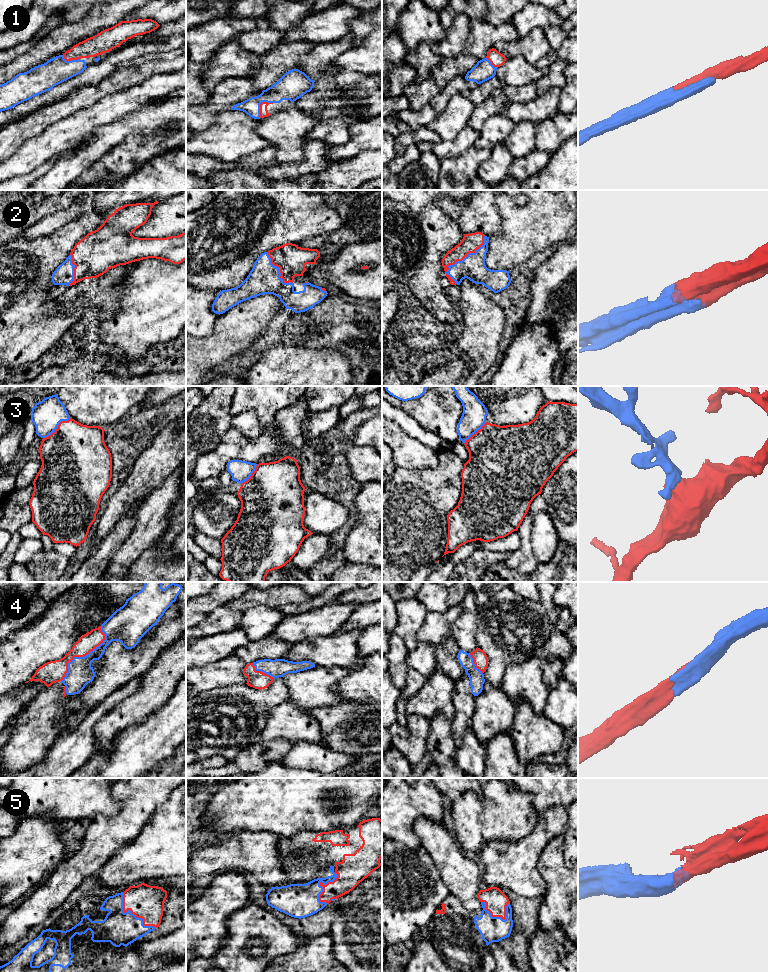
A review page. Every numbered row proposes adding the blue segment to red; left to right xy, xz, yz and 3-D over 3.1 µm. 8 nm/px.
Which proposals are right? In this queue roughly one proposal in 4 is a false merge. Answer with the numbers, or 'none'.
1, 2, 3, 4, 5

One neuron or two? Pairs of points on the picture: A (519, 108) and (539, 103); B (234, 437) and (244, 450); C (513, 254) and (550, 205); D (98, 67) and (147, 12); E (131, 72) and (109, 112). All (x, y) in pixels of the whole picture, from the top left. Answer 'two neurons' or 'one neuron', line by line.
A: one neuron
B: one neuron
C: one neuron
D: two neurons
E: two neurons

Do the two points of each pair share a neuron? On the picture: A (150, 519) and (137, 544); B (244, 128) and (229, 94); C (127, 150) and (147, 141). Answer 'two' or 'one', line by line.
A: one
B: two
C: one

